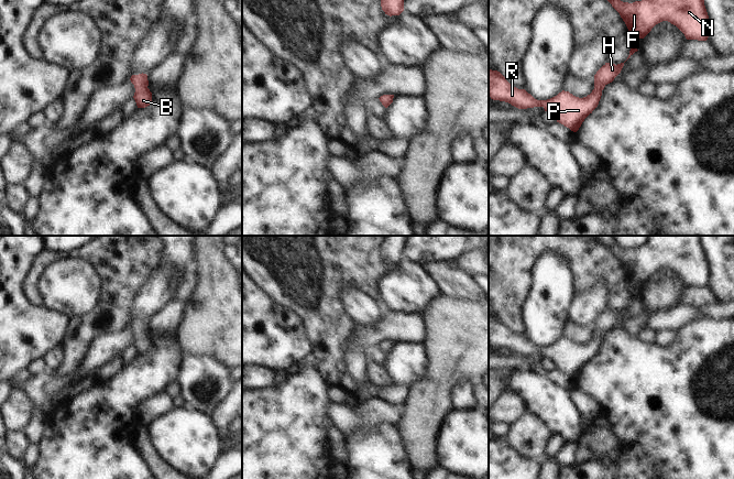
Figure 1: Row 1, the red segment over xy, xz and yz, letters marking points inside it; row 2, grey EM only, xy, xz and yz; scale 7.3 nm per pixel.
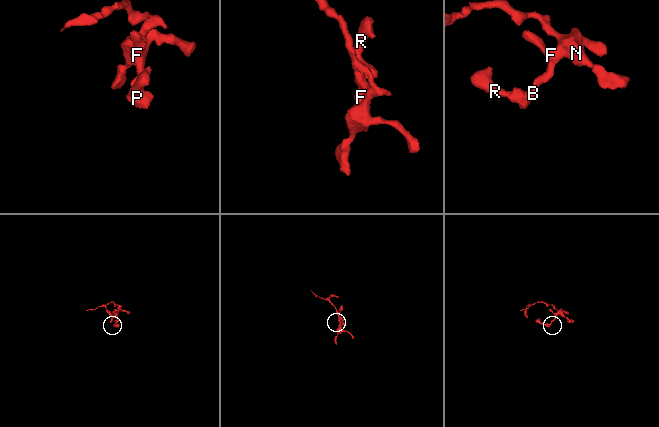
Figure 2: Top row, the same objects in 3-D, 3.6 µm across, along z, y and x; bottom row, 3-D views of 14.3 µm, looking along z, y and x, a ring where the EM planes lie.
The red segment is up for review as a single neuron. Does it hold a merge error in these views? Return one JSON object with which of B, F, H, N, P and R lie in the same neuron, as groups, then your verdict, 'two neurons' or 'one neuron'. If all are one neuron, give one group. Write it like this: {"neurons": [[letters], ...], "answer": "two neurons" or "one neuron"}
{"neurons": [["B", "F", "H", "N", "P", "R"]], "answer": "one neuron"}

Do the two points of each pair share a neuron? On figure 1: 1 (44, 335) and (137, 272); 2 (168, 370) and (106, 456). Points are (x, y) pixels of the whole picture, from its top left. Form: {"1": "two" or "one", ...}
{"1": "two", "2": "one"}

